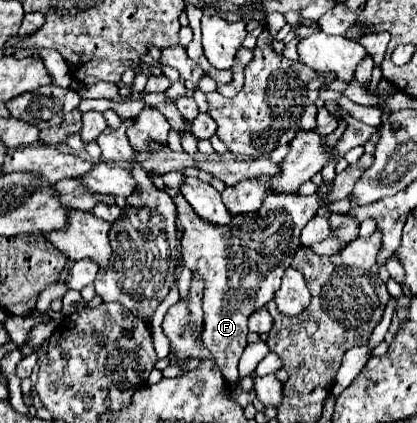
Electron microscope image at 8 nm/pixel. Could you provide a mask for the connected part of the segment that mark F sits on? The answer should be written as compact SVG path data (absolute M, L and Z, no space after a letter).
M179 193L173 197L173 203L177 207L177 219L185 227L181 247L183 247L183 265L197 273L201 281L205 283L203 289L203 313L205 313L205 325L203 325L203 345L211 351L215 357L217 367L221 369L223 377L229 385L235 385L239 381L237 363L239 357L247 345L247 319L255 309L261 309L273 299L273 293L281 285L283 271L291 265L293 253L299 247L299 233L307 225L307 221L315 215L315 211L323 205L319 201L319 195L301 197L301 195L269 195L265 197L259 211L235 215L229 225L209 225L209 221L201 221L193 213L193 207L185 201L185 197Z

